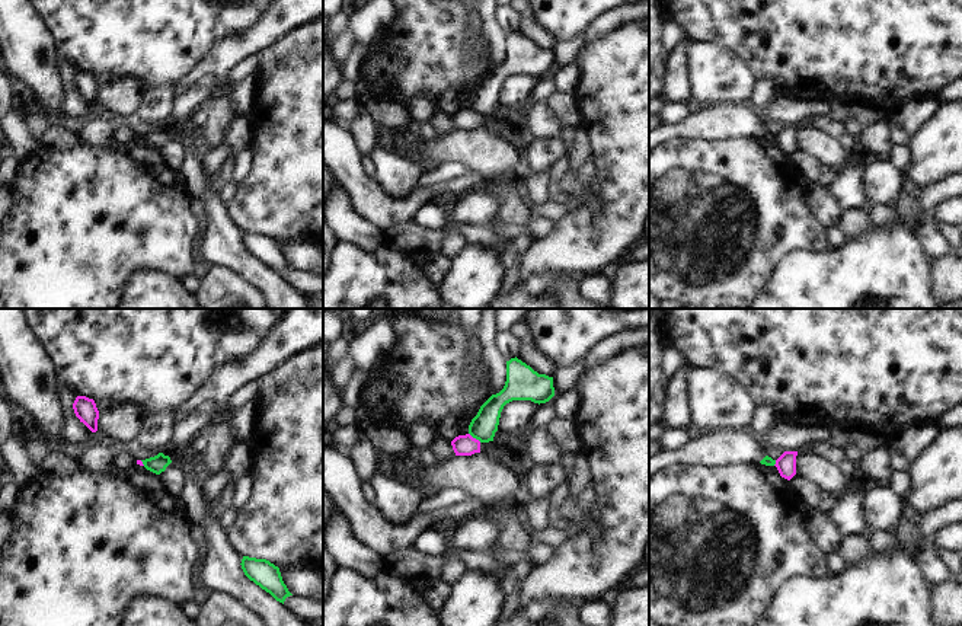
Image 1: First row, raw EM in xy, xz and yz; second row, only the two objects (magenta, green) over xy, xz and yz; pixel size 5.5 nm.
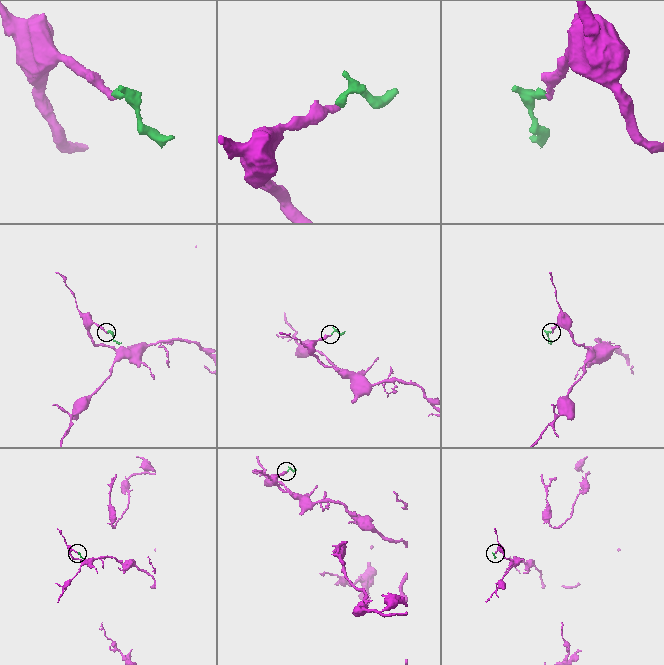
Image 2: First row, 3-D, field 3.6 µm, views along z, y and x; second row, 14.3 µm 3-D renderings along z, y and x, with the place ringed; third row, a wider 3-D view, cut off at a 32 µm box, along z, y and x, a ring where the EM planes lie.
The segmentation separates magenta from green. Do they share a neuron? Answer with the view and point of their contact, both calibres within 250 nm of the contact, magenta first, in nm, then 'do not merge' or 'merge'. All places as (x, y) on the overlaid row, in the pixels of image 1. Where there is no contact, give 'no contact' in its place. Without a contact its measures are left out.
xz (475, 438) | 110/150 nm | do not merge

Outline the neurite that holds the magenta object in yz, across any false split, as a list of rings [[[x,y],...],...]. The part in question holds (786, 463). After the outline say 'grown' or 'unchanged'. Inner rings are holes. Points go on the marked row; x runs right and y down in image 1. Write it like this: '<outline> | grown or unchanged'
[[[784,451],[777,460],[776,467],[782,478],[790,480],[796,475],[798,451]]] | unchanged

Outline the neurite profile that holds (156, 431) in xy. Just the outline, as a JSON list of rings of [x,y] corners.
[[[175,411],[146,413],[137,432],[138,441],[151,450],[169,448],[175,427]]]

